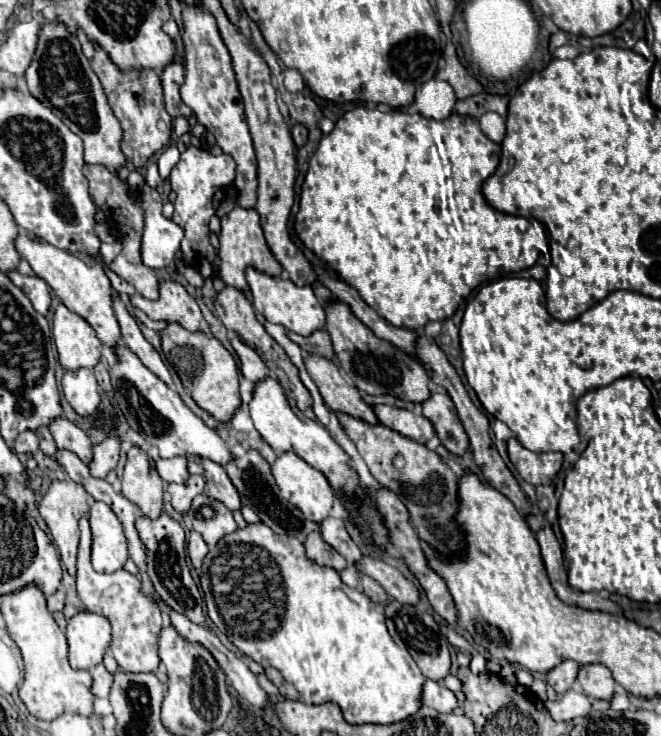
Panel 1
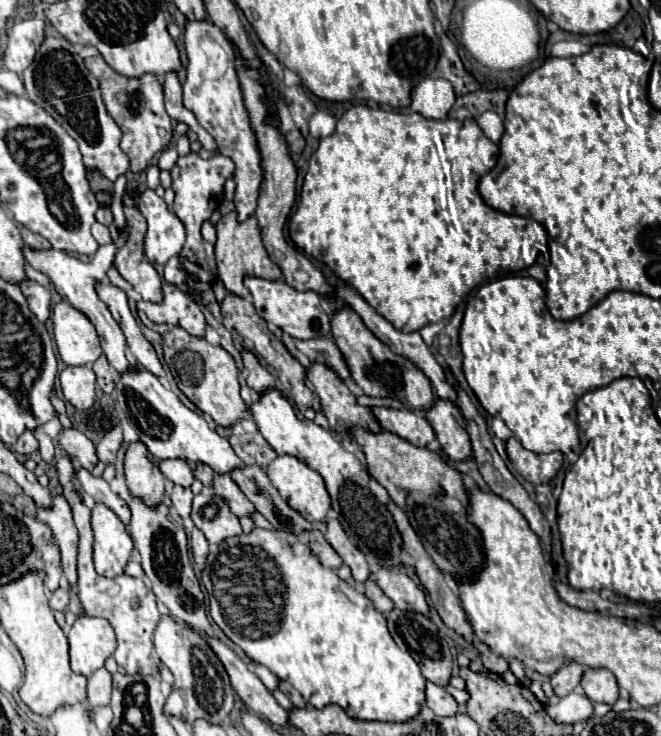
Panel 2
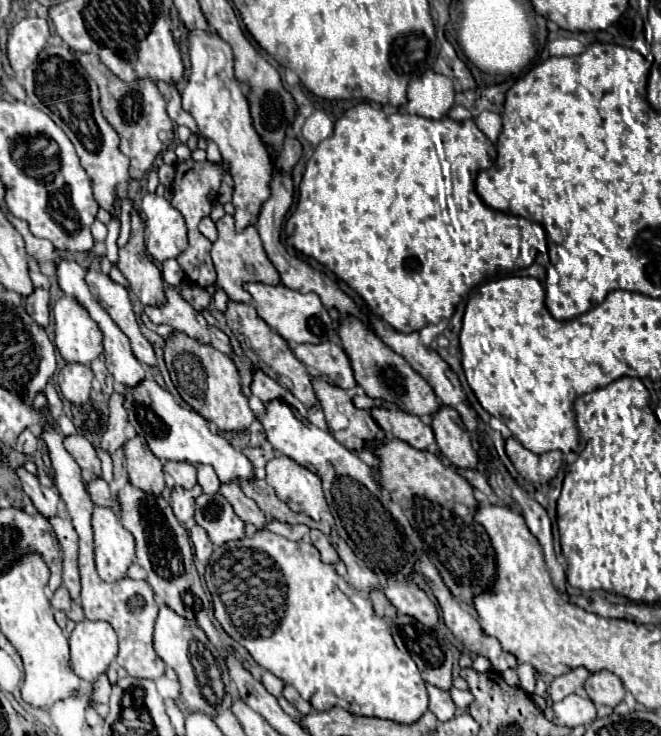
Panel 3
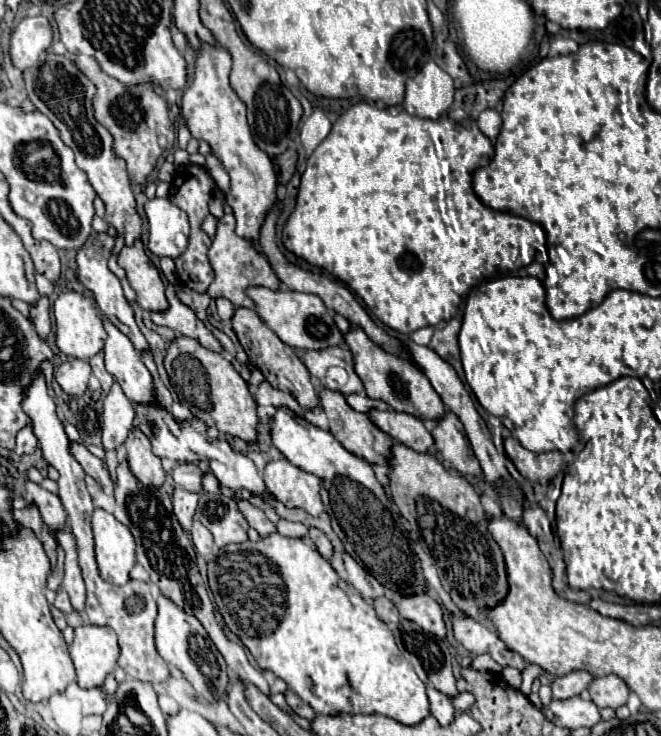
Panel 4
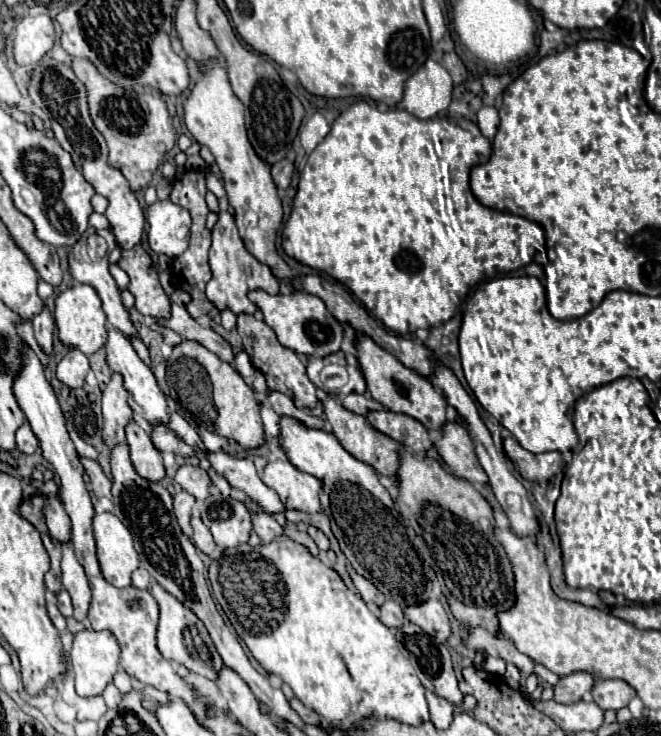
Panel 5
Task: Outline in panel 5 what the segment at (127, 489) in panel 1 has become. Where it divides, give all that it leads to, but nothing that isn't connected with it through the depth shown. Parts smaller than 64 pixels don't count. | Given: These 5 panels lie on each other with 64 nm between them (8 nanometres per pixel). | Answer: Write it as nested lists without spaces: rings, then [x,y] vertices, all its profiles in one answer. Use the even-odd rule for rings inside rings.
[[[132,420],[126,428],[126,440],[136,472],[150,482],[160,482],[164,478],[164,464],[160,450],[152,444],[150,434]]]

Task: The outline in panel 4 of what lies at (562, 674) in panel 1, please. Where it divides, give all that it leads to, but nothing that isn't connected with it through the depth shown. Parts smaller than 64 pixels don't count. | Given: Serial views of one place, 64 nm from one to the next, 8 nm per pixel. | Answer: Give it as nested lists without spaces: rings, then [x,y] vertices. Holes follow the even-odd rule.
[[[574,670],[566,676],[556,678],[556,682],[552,684],[552,694],[554,700],[566,700],[572,696],[578,696],[580,692],[584,692],[588,688],[588,684],[594,680],[592,674],[588,674],[586,670]]]

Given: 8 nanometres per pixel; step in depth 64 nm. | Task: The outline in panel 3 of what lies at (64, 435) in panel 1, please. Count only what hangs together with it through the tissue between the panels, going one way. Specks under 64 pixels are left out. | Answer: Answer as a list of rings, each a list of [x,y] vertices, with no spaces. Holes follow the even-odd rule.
[[[80,434],[66,436],[64,446],[84,472],[94,472],[100,478],[100,458],[96,456],[94,446],[84,436],[80,436]]]

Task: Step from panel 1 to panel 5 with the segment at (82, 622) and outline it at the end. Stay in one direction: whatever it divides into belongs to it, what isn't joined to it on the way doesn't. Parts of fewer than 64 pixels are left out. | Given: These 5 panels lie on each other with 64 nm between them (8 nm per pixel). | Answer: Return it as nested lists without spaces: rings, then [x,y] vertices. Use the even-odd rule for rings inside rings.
[[[82,630],[74,636],[70,656],[78,696],[100,696],[118,670],[120,646],[112,632]]]

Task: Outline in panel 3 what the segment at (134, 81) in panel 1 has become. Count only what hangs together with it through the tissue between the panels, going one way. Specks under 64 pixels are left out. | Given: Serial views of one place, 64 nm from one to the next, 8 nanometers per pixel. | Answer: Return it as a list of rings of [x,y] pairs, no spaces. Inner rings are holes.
[[[88,56],[88,60],[80,60],[80,64],[100,88],[100,108],[108,124],[120,136],[120,152],[130,158],[130,178],[140,180],[152,168],[156,156],[174,142],[174,124],[166,114],[166,102],[162,94],[148,78],[130,84],[122,82],[112,72],[108,72],[98,56]]]

